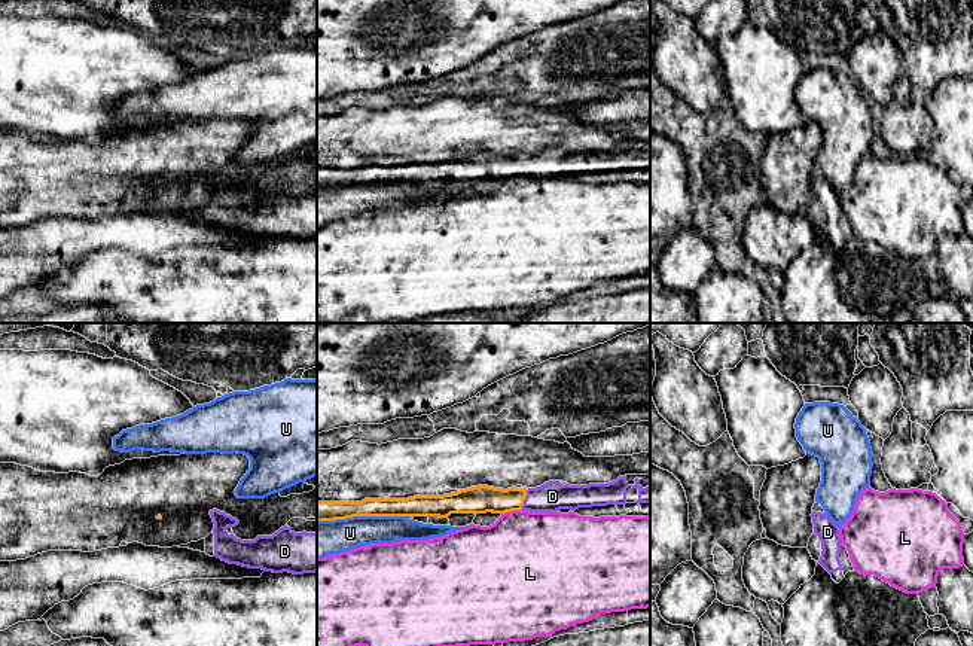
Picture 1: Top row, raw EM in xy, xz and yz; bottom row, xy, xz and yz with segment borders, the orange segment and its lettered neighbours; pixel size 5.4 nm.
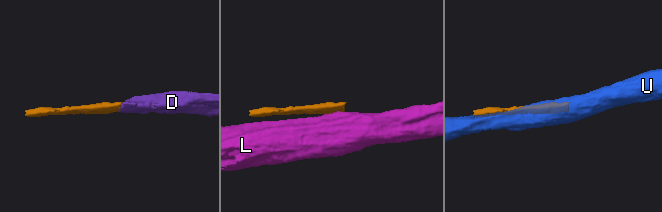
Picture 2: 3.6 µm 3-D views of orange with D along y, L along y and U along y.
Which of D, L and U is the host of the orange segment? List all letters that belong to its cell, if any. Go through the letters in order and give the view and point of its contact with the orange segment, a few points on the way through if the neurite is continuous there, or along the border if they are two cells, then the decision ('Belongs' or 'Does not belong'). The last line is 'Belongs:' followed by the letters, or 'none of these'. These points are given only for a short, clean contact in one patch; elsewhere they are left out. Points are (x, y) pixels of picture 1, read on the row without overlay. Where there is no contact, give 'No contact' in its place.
D: Touches orange at xz (524, 165). Path across: xz (481, 165), (524, 165), (552, 162). Belongs
L: Touches orange at xz (511, 177). Boundary: xz (521, 174), (502, 180). Does not belong
U: Touches orange at xz (362, 182). Does not belong
Belongs: D

